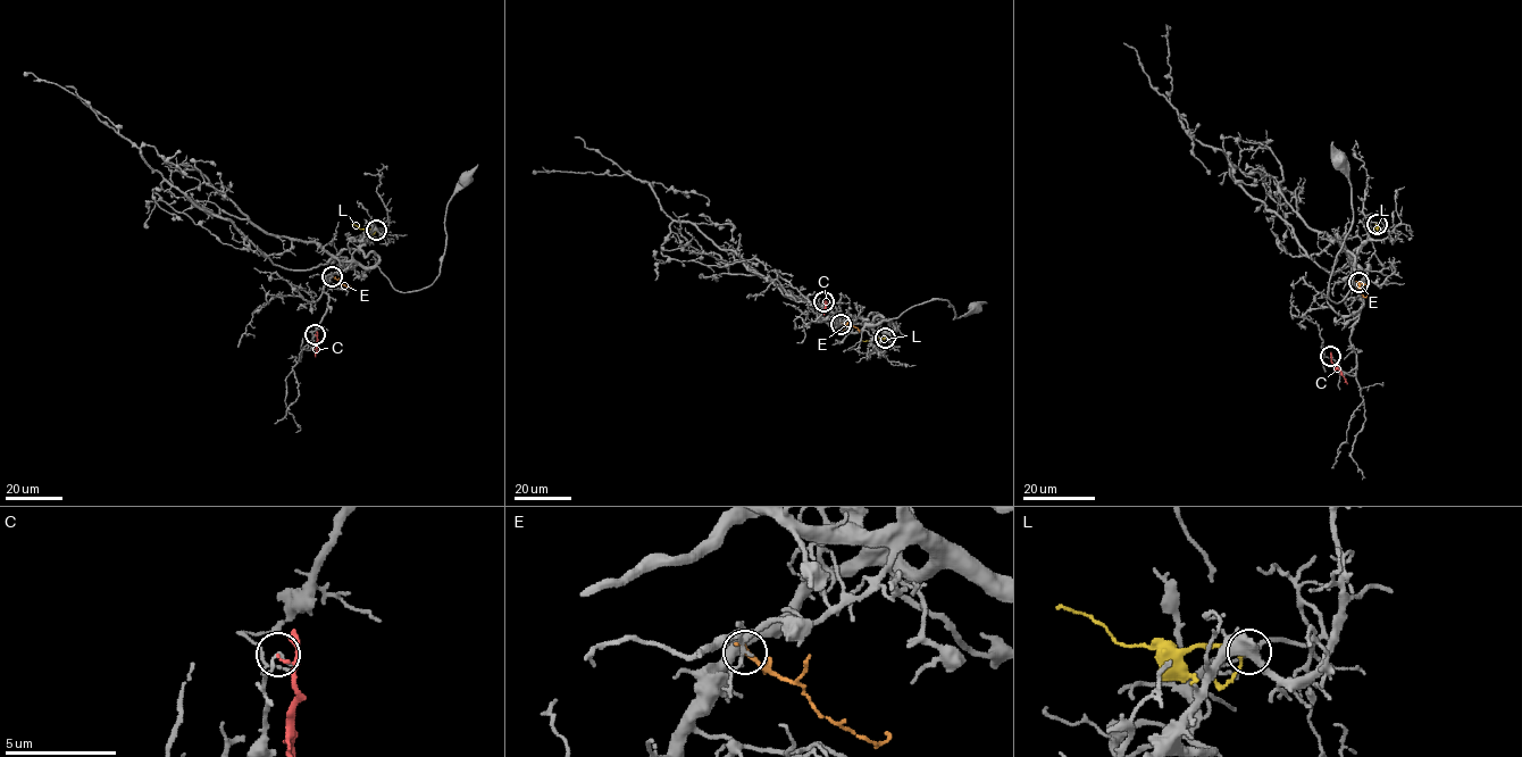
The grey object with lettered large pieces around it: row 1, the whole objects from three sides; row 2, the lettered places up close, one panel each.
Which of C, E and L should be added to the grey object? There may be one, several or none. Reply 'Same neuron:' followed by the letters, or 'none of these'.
Same neuron: E

